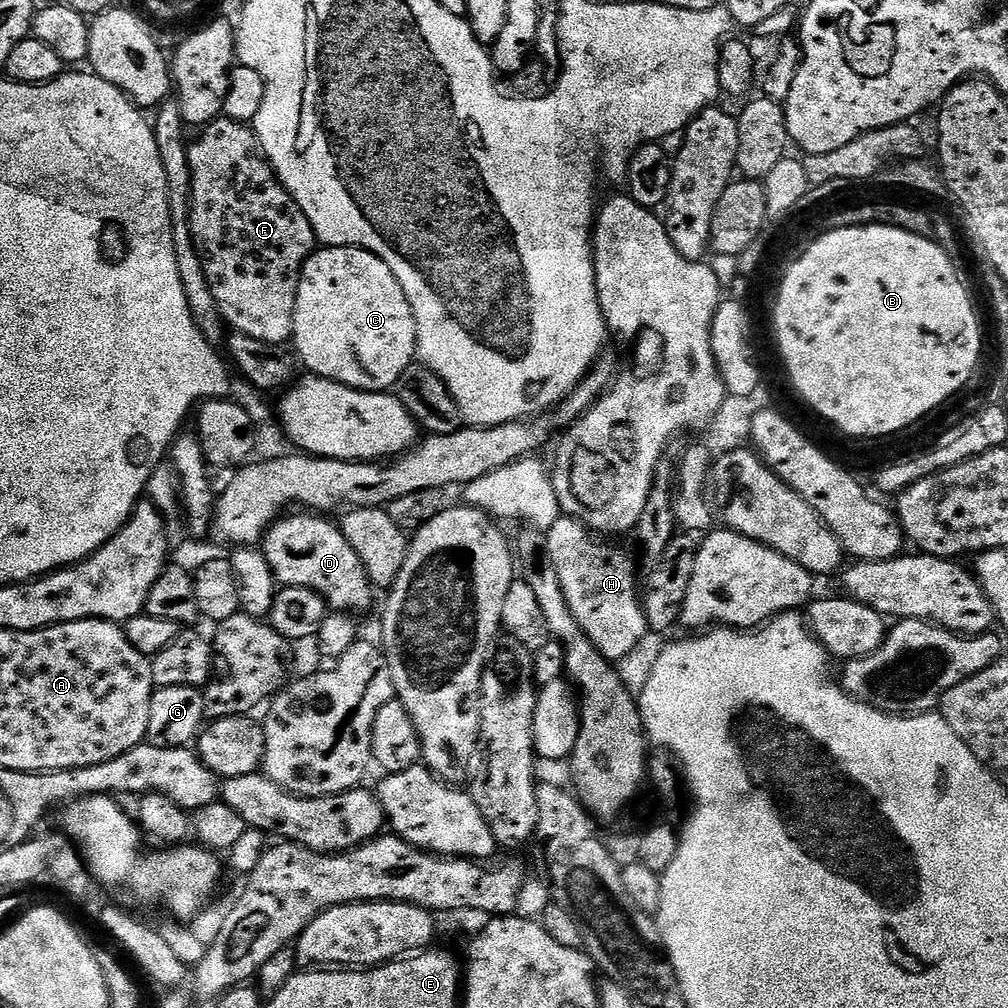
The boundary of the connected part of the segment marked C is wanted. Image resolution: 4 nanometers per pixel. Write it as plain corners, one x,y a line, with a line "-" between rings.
324,246
313,252
310,259
305,262
304,269
300,275
291,343
293,345
296,344
294,352
298,357
299,363
303,367
305,364
308,367
305,369
311,375
321,376
322,378
333,380
339,384
345,384
351,388
359,388
362,392
388,392
389,390
395,389
396,383
400,381
400,375
417,359
416,319
412,313
410,302
406,302
406,294
402,290
402,286
398,286
398,278
394,278
390,266
386,266
386,262
382,258
378,258
372,252
366,251
365,248
330,248

